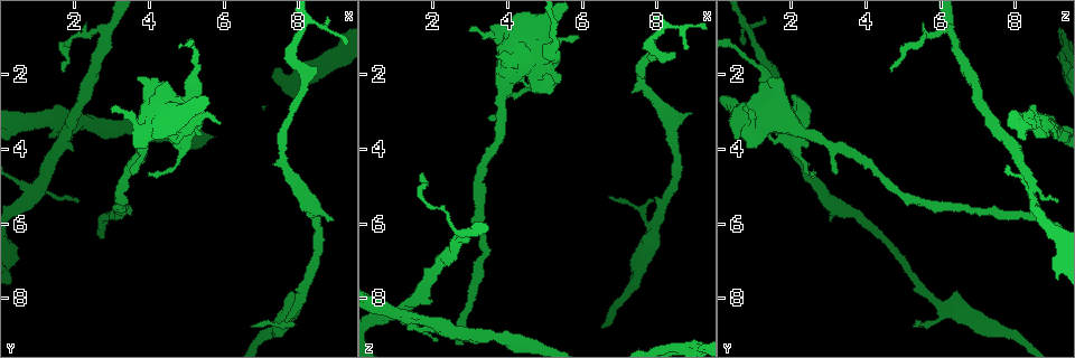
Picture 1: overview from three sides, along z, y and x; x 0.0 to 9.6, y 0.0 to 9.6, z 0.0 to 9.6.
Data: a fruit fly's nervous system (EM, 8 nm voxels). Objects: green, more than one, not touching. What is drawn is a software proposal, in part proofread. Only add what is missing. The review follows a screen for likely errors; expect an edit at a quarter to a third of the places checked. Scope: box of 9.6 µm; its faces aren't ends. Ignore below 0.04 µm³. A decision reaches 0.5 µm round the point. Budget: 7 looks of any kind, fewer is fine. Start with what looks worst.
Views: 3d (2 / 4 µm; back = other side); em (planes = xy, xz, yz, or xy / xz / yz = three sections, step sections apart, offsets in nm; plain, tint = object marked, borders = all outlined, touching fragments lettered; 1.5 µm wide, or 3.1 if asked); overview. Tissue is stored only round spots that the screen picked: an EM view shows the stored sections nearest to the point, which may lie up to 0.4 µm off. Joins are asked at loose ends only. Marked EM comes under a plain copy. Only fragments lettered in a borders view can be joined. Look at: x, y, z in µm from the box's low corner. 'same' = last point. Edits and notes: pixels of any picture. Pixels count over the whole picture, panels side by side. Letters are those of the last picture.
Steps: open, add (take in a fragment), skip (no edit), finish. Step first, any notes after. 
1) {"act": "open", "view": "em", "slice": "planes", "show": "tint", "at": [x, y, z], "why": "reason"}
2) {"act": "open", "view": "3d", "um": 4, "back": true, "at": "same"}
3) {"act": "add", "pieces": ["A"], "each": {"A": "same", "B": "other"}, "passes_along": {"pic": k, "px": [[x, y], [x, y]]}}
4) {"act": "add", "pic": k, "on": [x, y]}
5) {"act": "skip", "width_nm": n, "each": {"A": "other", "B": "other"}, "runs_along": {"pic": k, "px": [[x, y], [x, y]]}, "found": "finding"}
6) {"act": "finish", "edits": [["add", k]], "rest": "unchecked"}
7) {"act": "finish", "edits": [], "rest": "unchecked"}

{"act": "open", "view": "3d", "um": 4, "at": [1.30, 3.65, 8.90], "why": "an open end"}

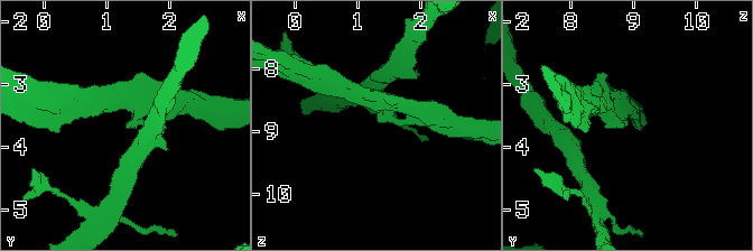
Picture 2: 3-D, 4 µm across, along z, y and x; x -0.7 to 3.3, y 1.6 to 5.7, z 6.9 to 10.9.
{"act": "open", "view": "em", "slice": "planes", "show": "borders", "at": [1.30, 3.70, 8.90], "why": "shape alone is not enough"}

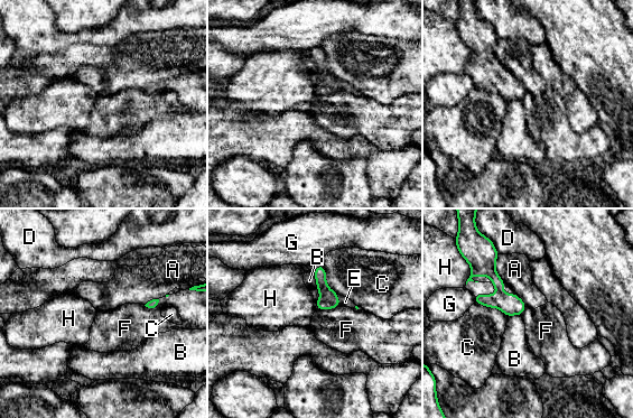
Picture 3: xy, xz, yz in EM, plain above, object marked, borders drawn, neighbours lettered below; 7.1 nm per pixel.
{"act": "add", "pieces": ["E"], "each": {"A": "other", "B": "other", "C": "other", "D": "other", "E": "same", "F": "other", "G": "other", "H": "other"}, "found": "the cell continues"}

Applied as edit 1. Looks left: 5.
{"act": "open", "view": "em", "um": 3.1, "slice": "xy", "step": 8, "show": "borders", "at": [3.05, 2.85, 0.85], "why": "thin end"}

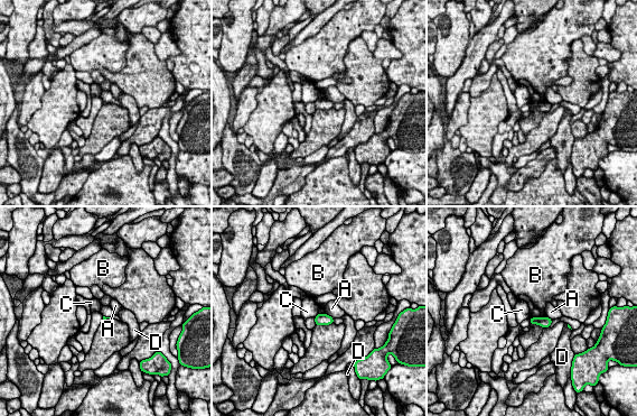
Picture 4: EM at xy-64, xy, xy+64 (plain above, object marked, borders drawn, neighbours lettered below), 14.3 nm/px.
{"act": "skip", "longest_contact_nm": ["B", 240], "each": {"A": "other", "B": "other", "C": "other", "D": "other"}, "border": {"pic": 4, "px": [[545, 316], [533, 316], [530, 319]]}, "found": "no lettered fragment goes on from it"}

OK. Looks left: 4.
{"act": "open", "view": "em", "slice": "yz", "step": 4, "show": "tint", "at": [1.70, 1.95, 4.75], "why": "an open end"}

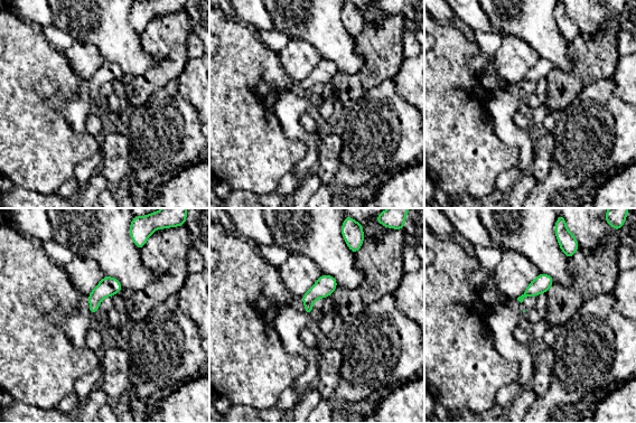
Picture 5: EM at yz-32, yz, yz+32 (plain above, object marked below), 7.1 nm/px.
{"act": "open", "view": "em", "slice": "planes", "show": "borders", "at": "same"}

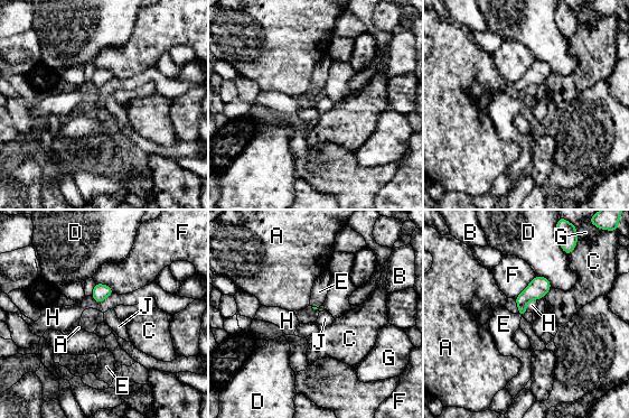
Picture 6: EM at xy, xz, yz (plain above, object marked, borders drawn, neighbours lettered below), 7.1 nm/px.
{"act": "add", "pieces": ["E"], "longest_contact_nm": ["F", 240], "each": {"A": "other", "B": "other", "C": "other", "D": "other", "E": "same", "F": "other", "G": "other", "H": "other", "J": "other"}, "passes_along": {"pic": 6, "px": [[538, 287], [519, 315], [504, 324]]}, "found": "it goes on there"}

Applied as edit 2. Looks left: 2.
{"act": "finish", "edits": [["add", 3], ["add", 6]], "rest": "unchecked"}

